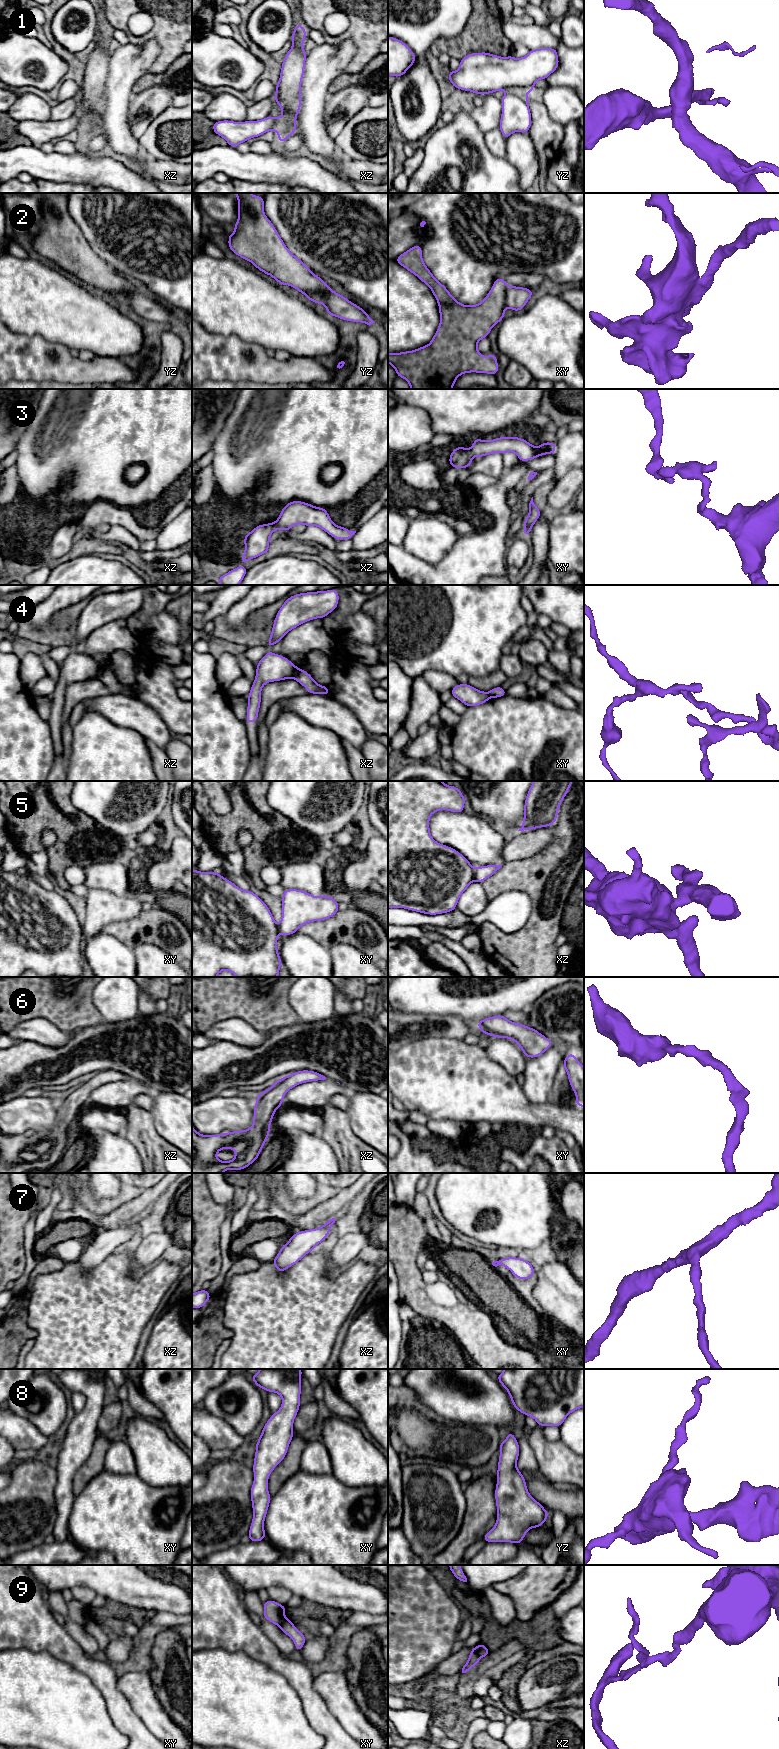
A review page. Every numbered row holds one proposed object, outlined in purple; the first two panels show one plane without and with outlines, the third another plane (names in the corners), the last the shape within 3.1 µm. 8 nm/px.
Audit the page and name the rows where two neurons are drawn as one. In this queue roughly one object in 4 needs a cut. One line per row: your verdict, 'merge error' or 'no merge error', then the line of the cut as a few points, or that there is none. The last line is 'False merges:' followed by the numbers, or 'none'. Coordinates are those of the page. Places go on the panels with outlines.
1: merge error; cut in yz along (508, 89), (521, 90), (525, 93)
2: no merge error; no cut
3: merge error; cut in xz along (273, 523), (275, 529)
4: merge error; cut in xz along (297, 667), (291, 677)
5: merge error; cut in xz along (475, 868), (473, 880)
6: no merge error; no cut
7: no merge error; no cut
8: no merge error; no cut
9: merge error; cut in xz along (474, 1648), (481, 1657)
False merges: 1, 3, 4, 5, 9

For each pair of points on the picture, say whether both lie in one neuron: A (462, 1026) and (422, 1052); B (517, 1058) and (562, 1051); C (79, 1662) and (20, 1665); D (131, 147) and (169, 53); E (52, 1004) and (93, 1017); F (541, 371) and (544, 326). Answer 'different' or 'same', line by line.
A: different
B: different
C: different
D: different
E: same
F: same

